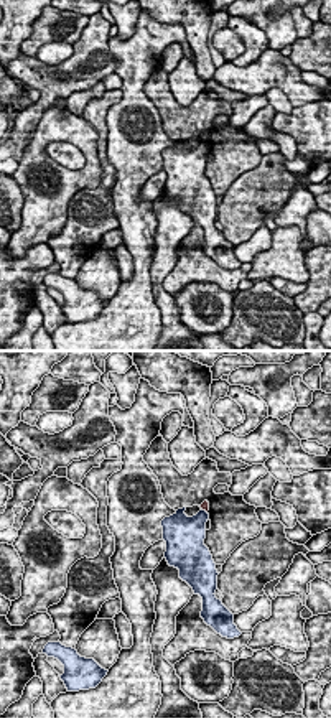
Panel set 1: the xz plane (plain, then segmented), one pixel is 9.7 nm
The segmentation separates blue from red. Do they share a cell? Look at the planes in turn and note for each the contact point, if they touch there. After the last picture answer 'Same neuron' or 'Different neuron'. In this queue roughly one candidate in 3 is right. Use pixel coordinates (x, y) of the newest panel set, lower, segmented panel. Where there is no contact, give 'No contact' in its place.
Touches blue at (205, 511)

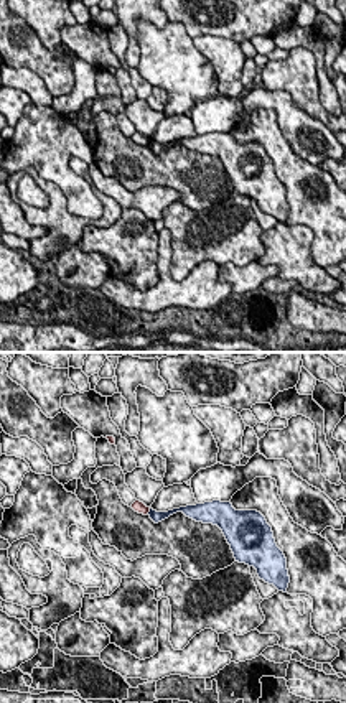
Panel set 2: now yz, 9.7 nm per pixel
Touches blue at (150, 511)

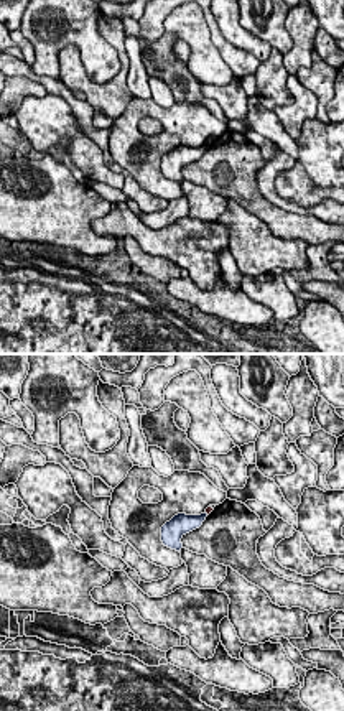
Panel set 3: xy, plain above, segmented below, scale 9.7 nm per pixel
No contact

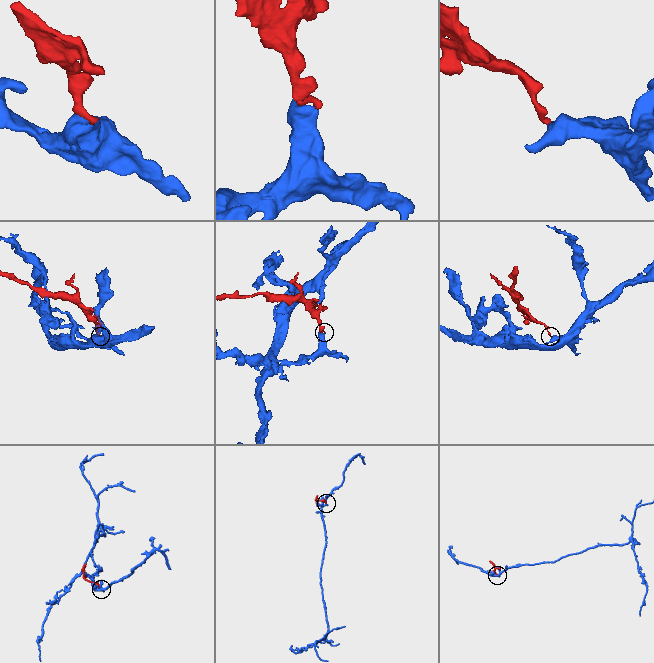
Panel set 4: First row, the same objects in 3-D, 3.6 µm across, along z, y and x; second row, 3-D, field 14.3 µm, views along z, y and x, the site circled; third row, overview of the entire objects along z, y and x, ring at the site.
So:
Different neuron

